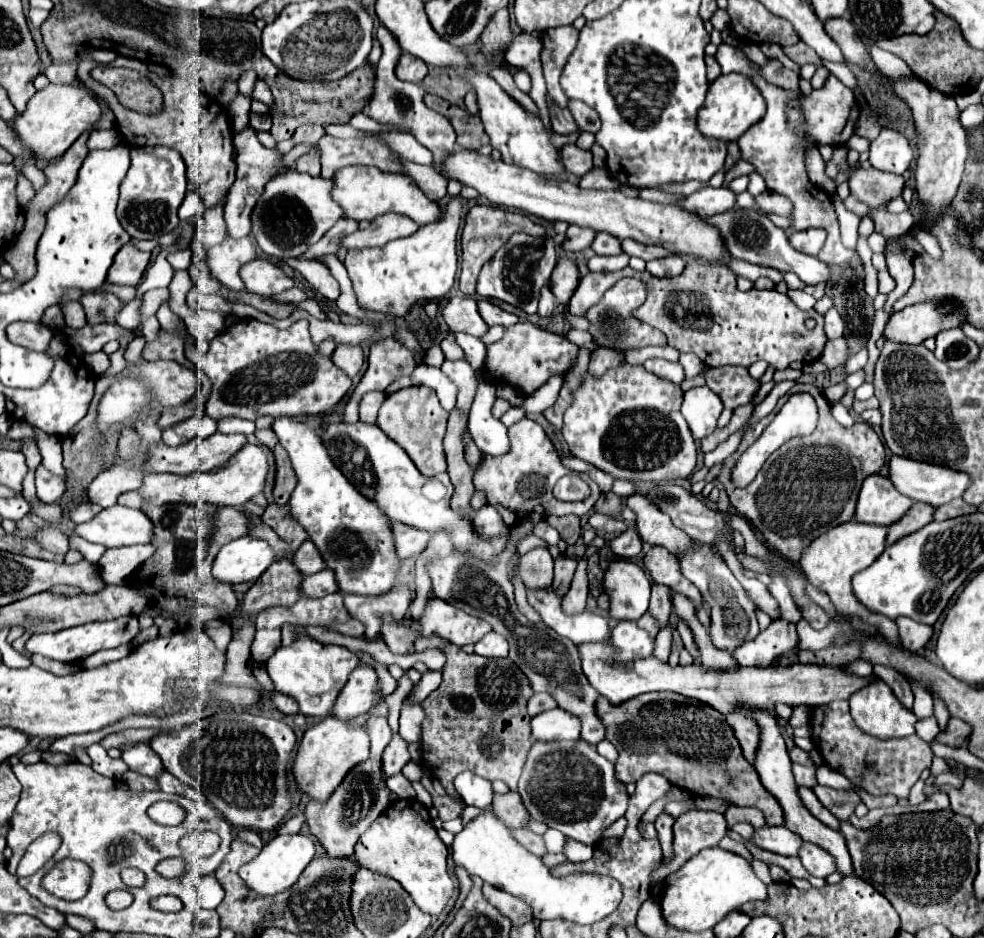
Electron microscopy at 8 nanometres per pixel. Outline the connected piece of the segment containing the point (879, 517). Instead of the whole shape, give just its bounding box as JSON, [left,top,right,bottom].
[855,474,913,526]

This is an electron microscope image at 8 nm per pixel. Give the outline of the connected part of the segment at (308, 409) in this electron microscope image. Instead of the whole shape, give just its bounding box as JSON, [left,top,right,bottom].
[199,320,351,420]

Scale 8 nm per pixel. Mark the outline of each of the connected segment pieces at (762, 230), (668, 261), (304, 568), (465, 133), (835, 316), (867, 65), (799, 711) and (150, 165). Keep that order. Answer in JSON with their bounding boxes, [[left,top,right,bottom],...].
[[707,210,831,284],[647,254,687,276],[291,540,325,576],[425,94,489,150],[825,308,845,338],[823,18,875,74],[789,706,809,728],[117,146,187,240]]

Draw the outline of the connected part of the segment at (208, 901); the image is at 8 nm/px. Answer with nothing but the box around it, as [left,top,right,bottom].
[195,874,223,908]

